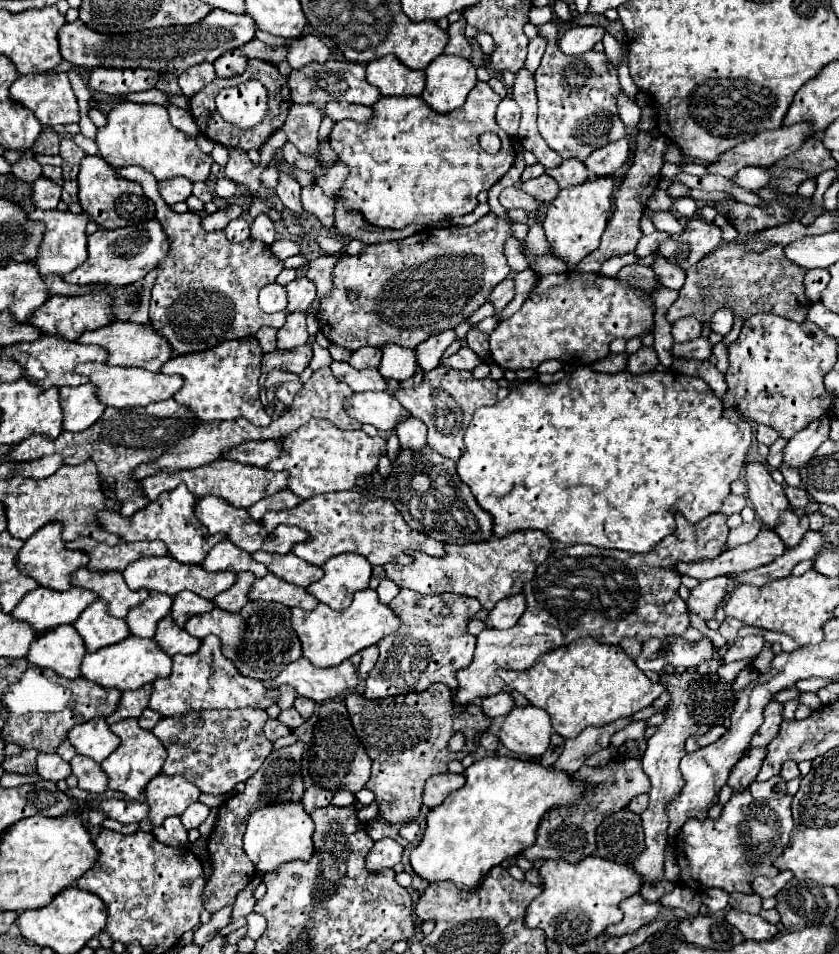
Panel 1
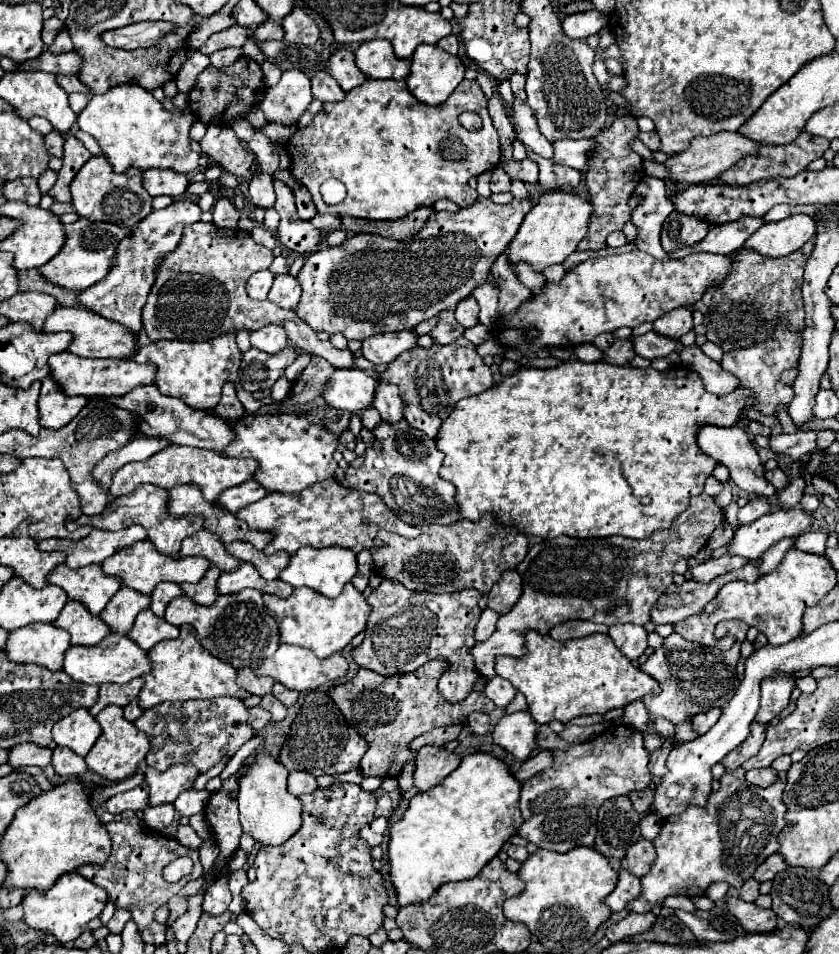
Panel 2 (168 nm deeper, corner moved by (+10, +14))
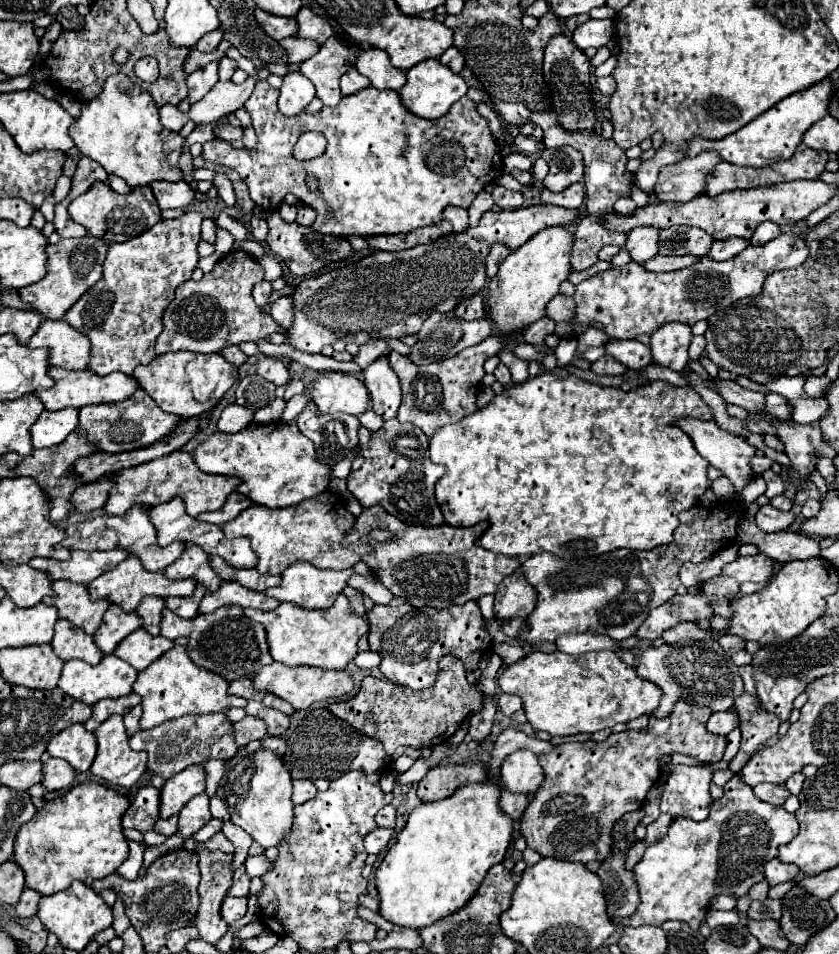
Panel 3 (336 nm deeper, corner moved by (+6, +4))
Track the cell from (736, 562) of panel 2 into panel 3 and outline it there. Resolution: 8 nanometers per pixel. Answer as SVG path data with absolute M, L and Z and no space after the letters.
M756 554L736 558L734 562L726 564L720 576L728 576L734 578L738 584L744 584L744 582L764 582L770 574L772 574L772 558Z

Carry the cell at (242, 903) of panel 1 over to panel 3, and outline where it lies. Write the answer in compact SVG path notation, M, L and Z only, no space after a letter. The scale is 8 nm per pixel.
M240 866L236 872L234 872L234 878L232 878L232 886L228 890L228 894L232 896L248 896L248 890L250 890L250 876L244 874L244 866Z

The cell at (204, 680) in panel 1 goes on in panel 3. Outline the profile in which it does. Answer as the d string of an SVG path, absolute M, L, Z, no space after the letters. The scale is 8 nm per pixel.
M178 640L172 650L164 652L158 660L154 660L146 670L138 672L138 678L134 682L134 692L142 696L142 708L144 714L140 718L140 726L154 728L160 722L180 718L184 714L210 714L210 712L222 712L232 706L246 706L248 700L236 698L228 694L228 682L222 676L216 676L214 672L208 672L204 668L196 668L192 660L188 660L188 652L184 648L184 640Z

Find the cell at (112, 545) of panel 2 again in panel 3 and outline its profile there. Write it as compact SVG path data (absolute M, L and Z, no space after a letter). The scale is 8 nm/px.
M122 548L108 550L108 552L72 550L70 560L64 560L64 562L54 560L54 558L32 558L28 564L32 568L50 572L52 580L66 578L70 582L82 584L82 582L92 582L102 572L108 572L114 564L120 564L126 558L128 558L128 552L124 552Z

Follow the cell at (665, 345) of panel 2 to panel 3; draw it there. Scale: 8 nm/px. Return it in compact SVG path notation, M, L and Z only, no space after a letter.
M616 340L606 344L606 354L614 356L630 370L642 370L652 364L652 352L648 344L638 340Z

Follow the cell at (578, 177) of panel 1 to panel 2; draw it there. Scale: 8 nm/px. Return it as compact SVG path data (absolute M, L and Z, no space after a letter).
M526 150L528 156L540 166L540 188L550 192L550 190L564 190L564 188L576 188L582 180L582 174L574 168L568 166L556 166L546 158L536 158L530 150Z

